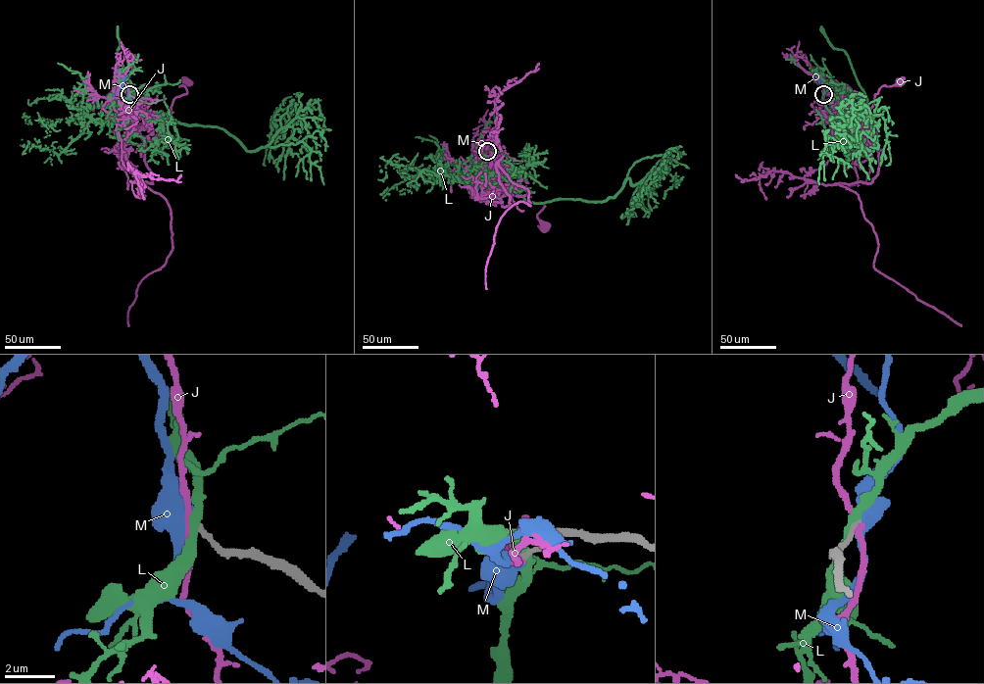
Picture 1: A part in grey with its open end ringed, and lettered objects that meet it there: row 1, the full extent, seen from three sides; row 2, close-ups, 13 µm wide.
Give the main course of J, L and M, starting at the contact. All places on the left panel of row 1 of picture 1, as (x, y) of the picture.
J: (128, 95), (143, 113), (135, 127), (153, 131), (166, 121), (172, 100), (186, 93), (179, 86), (187, 82)
L: (129, 95), (128, 87), (141, 112), (223, 128), (253, 151), (268, 145), (298, 112), (316, 102), (321, 141)
M: (129, 94), (127, 88), (122, 85), (112, 98), (116, 97)

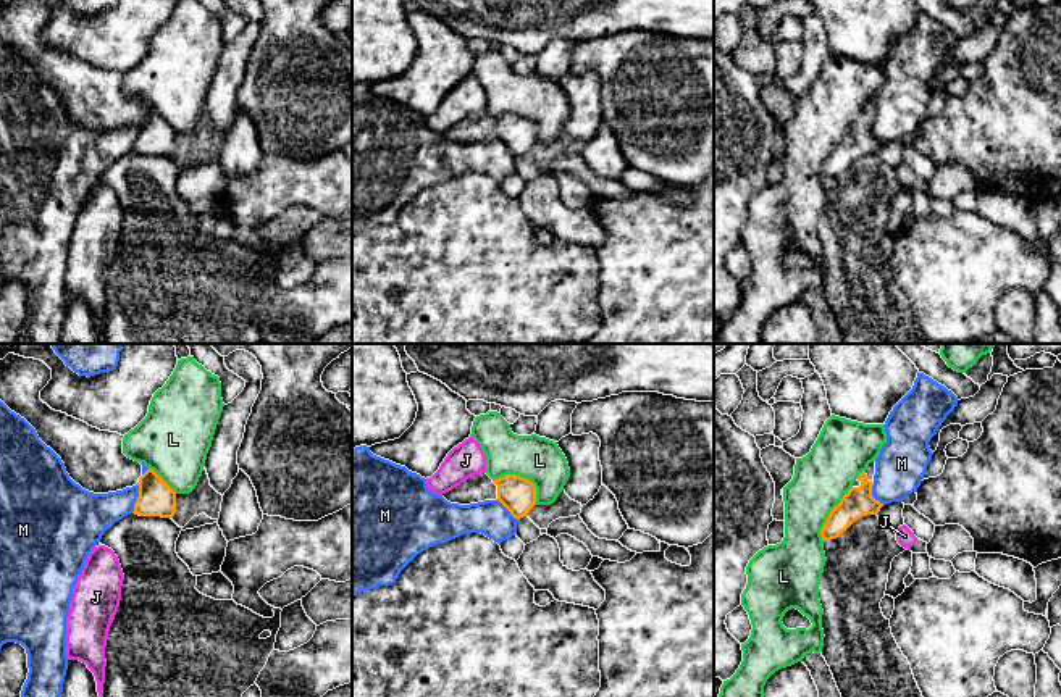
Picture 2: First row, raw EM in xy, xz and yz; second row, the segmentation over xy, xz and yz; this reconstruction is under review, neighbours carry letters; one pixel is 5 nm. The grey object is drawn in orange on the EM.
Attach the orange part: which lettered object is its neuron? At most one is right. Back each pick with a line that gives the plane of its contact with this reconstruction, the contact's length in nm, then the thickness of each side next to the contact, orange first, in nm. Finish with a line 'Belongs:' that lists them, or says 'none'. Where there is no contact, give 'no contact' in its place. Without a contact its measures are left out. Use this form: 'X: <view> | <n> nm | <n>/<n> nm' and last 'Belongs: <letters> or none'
Belongs: none

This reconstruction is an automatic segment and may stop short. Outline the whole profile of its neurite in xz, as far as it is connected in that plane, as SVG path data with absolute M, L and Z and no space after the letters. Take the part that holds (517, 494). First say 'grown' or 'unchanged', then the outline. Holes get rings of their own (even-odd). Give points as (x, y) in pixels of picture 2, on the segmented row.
grown | M480 473L442 494L442 497L459 505L499 500L514 518L520 520L528 516L536 505L536 487L531 481L515 474L491 479L486 473Z

